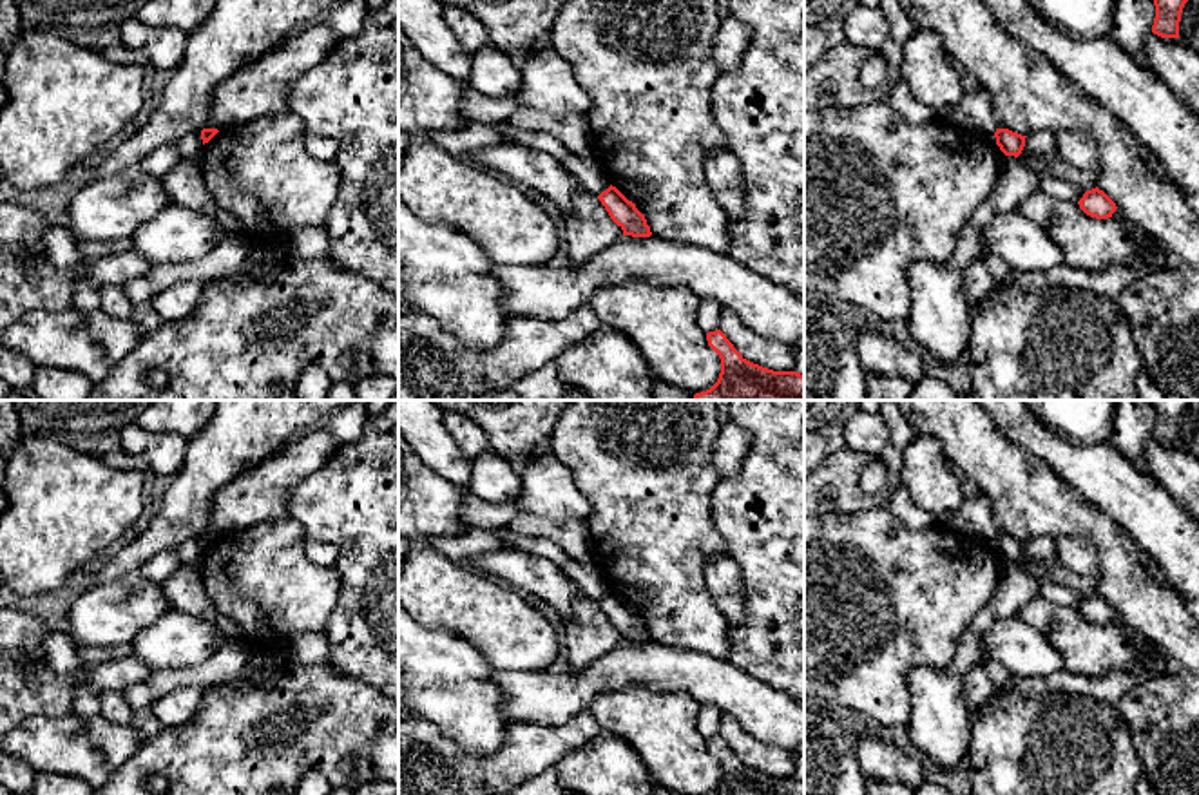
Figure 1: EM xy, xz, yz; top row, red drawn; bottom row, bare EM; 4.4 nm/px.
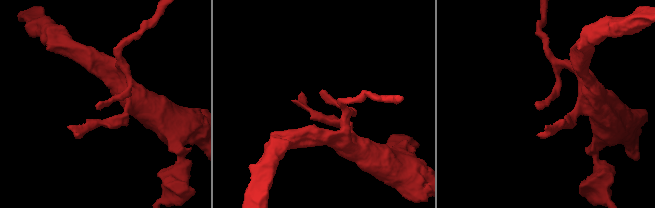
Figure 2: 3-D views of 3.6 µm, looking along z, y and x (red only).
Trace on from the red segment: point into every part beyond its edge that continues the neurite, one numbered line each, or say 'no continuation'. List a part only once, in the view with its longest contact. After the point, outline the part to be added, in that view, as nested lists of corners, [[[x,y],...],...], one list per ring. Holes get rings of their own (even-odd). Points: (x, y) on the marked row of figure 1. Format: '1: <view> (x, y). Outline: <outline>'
no continuation

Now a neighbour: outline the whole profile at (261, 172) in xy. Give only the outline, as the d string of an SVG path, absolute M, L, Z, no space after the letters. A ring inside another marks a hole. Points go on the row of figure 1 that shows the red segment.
M292 110L221 129L203 145L197 158L206 190L219 208L232 212L243 225L243 237L250 248L290 243L297 228L326 226L341 188L337 159L322 161L304 147L306 127Z

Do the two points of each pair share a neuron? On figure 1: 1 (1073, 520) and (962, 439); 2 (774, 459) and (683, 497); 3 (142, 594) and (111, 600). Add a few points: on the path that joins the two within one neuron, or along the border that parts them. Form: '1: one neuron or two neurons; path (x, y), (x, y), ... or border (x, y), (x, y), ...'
1: one neuron; path (1045, 506), (1035, 502), (989, 459)
2: two neurons; border (721, 477), (712, 491), (712, 524)
3: one neuron; path (134, 600), (118, 600)

